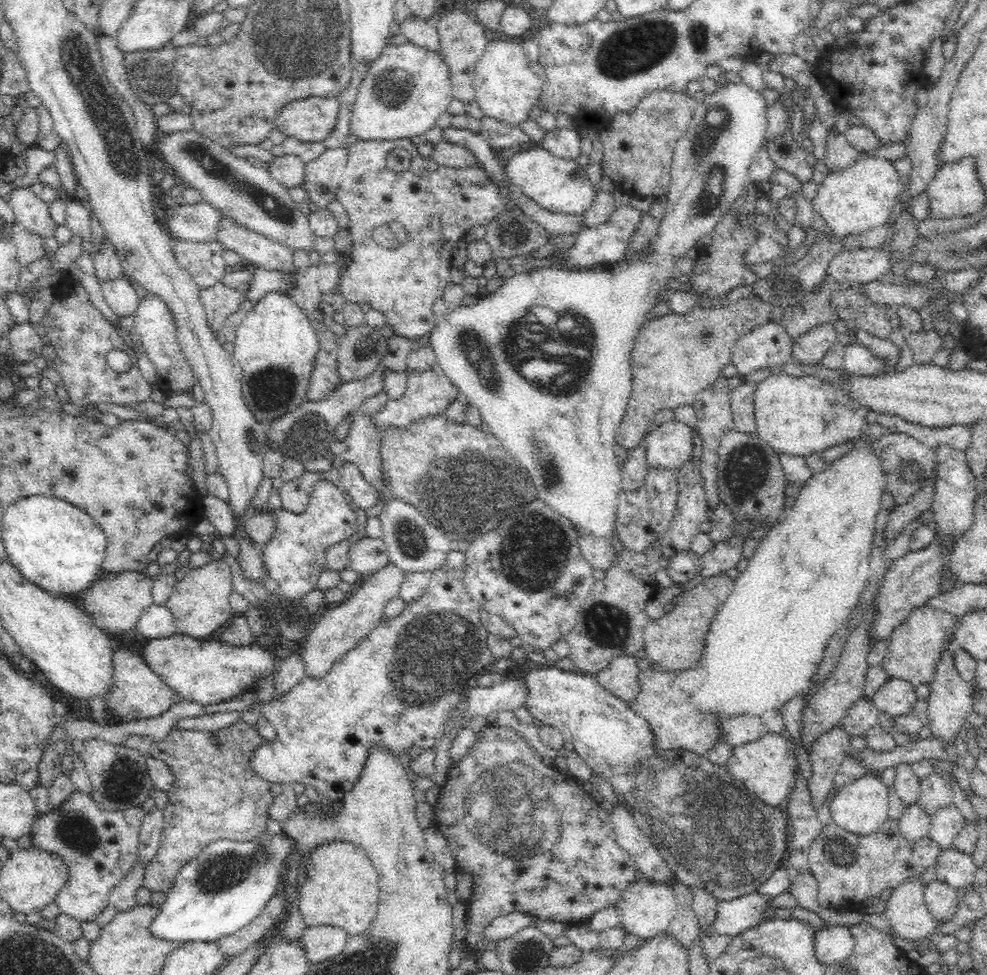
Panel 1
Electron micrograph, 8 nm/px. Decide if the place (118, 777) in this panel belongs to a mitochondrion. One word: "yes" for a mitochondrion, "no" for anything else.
yes

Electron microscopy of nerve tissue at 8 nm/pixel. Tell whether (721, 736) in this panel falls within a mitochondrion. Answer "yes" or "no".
no

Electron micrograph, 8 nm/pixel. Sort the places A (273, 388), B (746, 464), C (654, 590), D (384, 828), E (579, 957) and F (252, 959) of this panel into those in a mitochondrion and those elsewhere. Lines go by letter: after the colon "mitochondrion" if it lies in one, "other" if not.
A: mitochondrion
B: mitochondrion
C: other
D: mitochondrion
E: other
F: other

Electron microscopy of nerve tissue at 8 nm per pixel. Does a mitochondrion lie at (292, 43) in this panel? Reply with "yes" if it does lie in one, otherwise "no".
yes

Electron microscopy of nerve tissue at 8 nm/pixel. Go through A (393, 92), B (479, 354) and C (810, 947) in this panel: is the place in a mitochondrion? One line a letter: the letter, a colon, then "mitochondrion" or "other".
A: mitochondrion
B: mitochondrion
C: other

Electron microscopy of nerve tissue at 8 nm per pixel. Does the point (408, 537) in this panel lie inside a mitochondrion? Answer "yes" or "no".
yes

